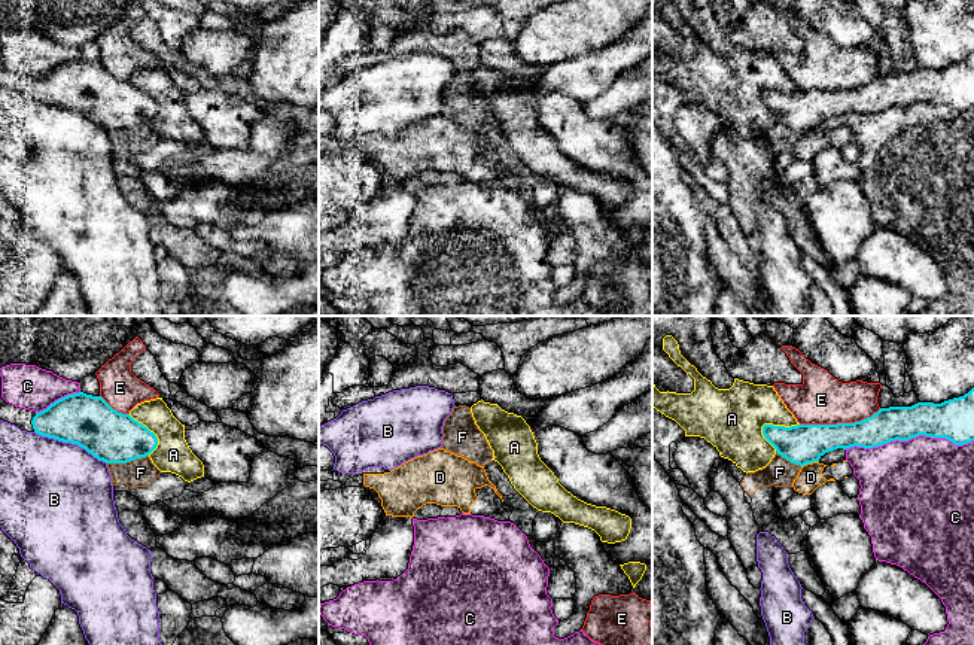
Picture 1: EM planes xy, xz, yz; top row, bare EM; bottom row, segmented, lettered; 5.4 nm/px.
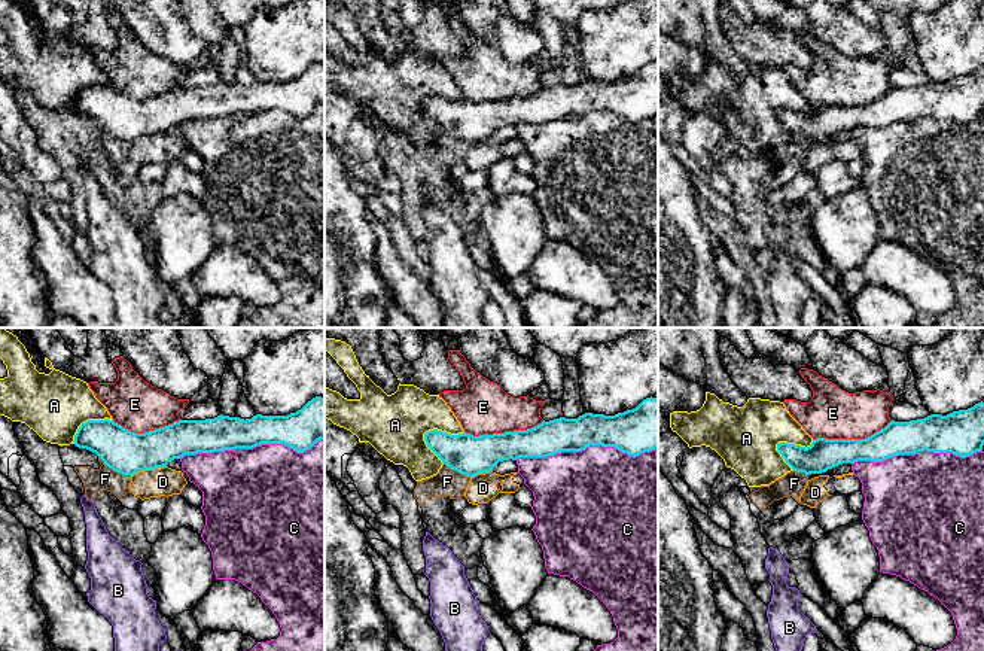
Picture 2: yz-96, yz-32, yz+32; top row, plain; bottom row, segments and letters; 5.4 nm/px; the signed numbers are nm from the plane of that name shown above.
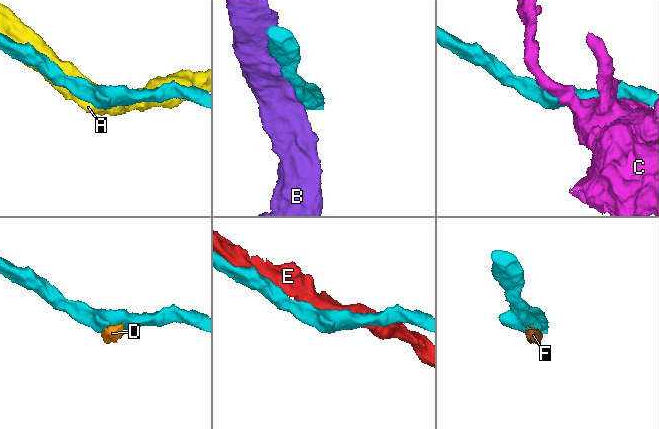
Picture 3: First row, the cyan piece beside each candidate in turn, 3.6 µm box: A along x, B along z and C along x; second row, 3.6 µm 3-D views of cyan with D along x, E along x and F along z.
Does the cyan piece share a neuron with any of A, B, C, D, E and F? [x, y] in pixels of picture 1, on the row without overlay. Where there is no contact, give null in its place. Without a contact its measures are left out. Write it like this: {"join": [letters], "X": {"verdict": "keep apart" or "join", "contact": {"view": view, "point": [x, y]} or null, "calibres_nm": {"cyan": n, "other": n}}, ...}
{"join": [], "A": {"verdict": "keep apart", "contact": {"view": "yz", "point": [776, 93]}, "calibres_nm": {"cyan": 220, "other": 340}}, "B": {"verdict": "keep apart", "contact": {"view": "xy", "point": [70, 107]}, "calibres_nm": {"cyan": 280, "other": 480}}, "C": {"verdict": "keep apart", "contact": {"view": "yz", "point": [909, 105]}, "calibres_nm": {"cyan": 200, "other": 480}}, "D": {"verdict": "keep apart", "contact": {"view": "yz", "point": [809, 128]}, "calibres_nm": {"cyan": 220, "other": 140}}, "E": {"verdict": "keep apart", "contact": {"view": "yz", "point": [840, 90]}, "calibres_nm": {"cyan": 220, "other": 280}}, "F": {"verdict": "keep apart", "contact": {"view": "xy", "point": [127, 127]}, "calibres_nm": {"cyan": 280, "other": 160}}}

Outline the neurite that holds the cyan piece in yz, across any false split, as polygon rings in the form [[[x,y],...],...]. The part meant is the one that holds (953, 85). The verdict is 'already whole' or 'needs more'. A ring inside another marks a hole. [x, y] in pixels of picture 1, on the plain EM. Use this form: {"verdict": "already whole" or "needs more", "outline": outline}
{"verdict": "already whole", "outline": [[[974,54],[964,63],[941,70],[917,69],[911,73],[880,74],[855,89],[763,92],[764,104],[777,121],[804,133],[837,115],[873,115],[919,101],[946,104],[955,112],[974,107]]]}

